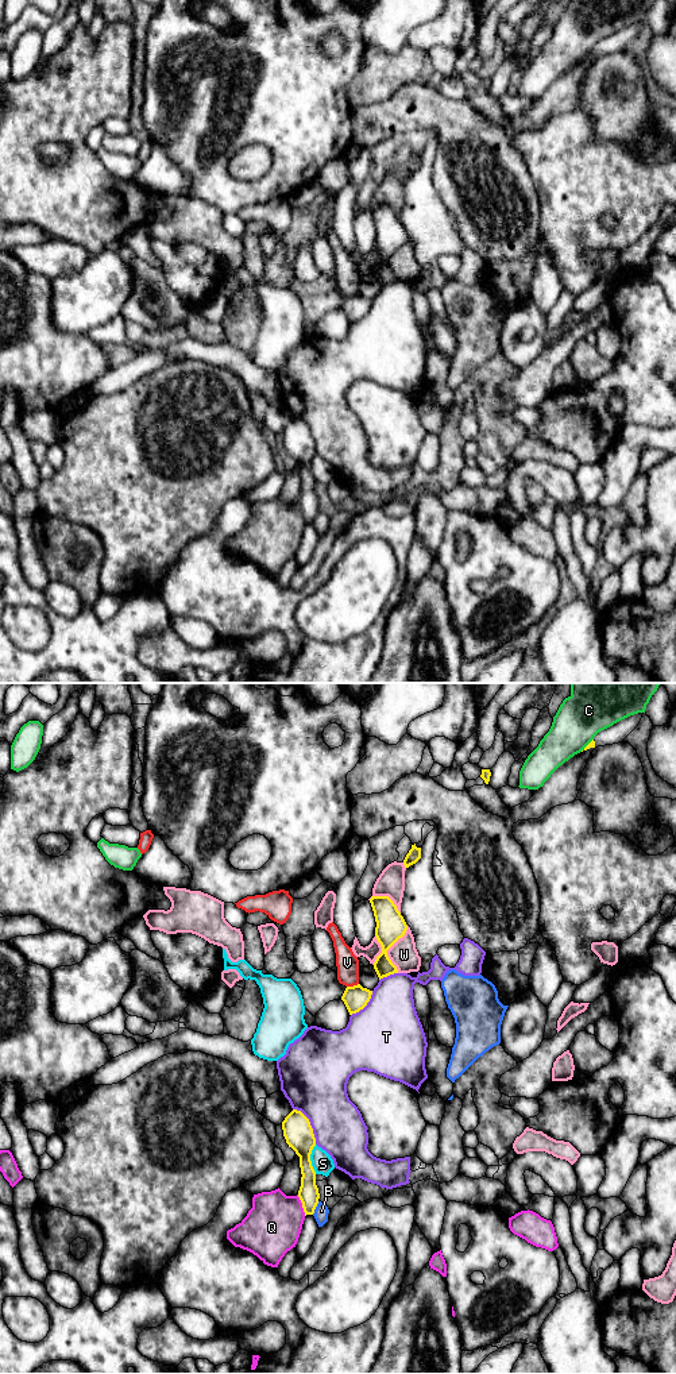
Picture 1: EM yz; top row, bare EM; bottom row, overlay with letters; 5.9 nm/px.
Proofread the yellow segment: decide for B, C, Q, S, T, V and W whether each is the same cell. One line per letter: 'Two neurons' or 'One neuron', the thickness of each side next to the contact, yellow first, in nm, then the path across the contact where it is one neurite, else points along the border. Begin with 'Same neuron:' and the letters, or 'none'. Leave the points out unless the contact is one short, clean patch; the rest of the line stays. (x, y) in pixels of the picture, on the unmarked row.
Same neuron: none
B: Two neurons. Thickness 120 nm (yellow) against 90 nm
C: Two neurons. Thickness 40 nm (yellow) against 280 nm
Q: Two neurons. Thickness 120 nm (yellow) against 340 nm
S: Two neurons. Thickness 170 nm (yellow) against 120 nm
T: Two neurons. Thickness 170 nm (yellow) against 360 nm
V: Two neurons. Thickness 150 nm (yellow) against 140 nm. Boundary: yz (358, 292), (347, 296)
W: Two neurons. Thickness 180 nm (yellow) against 160 nm

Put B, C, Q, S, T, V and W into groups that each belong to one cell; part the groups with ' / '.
B / C / Q / S / T / V / W

